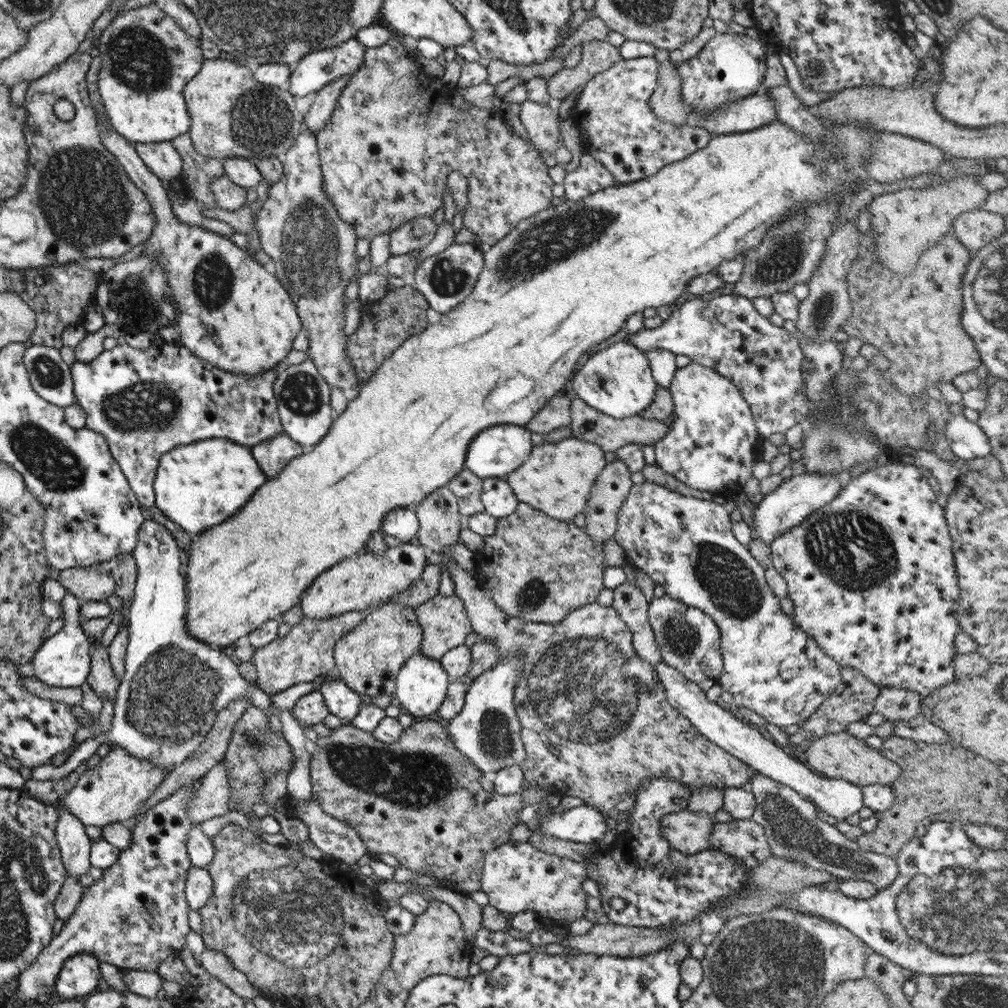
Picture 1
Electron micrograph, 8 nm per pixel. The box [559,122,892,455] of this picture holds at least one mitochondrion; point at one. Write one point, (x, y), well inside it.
(785, 254)

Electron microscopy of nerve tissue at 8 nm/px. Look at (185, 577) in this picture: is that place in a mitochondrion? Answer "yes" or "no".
no

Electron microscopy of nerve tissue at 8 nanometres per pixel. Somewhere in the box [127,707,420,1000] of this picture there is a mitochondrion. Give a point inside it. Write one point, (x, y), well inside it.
(287, 913)

